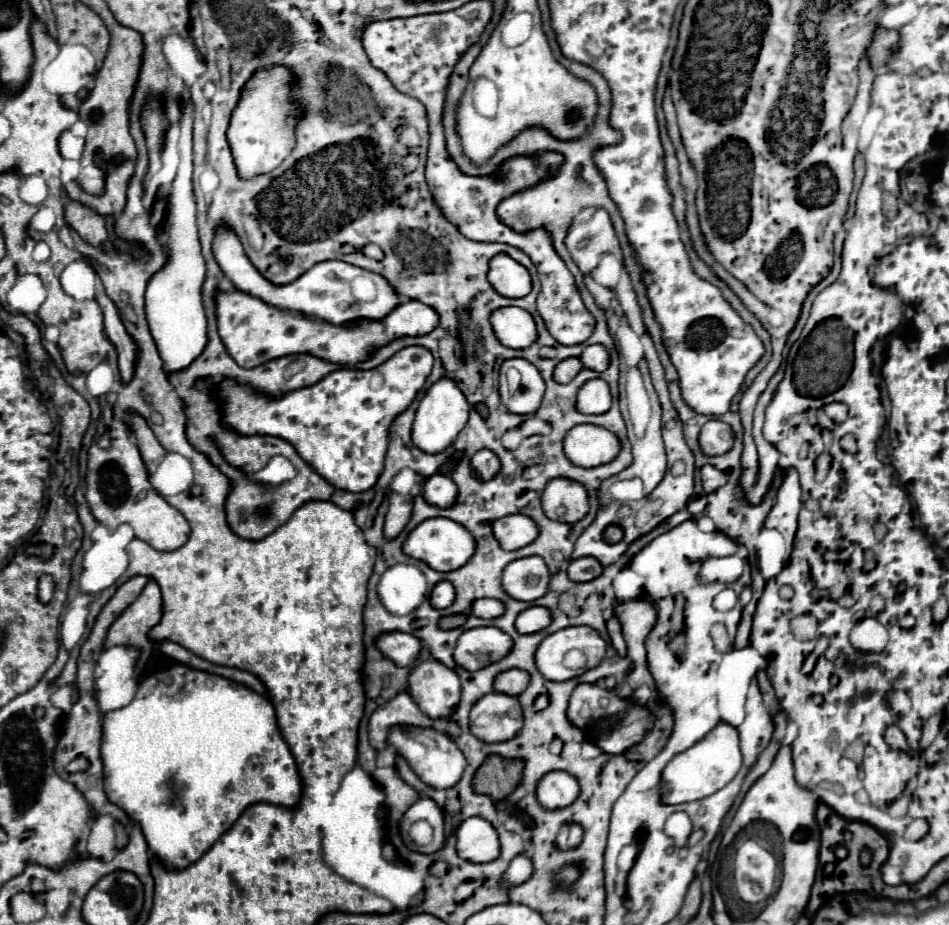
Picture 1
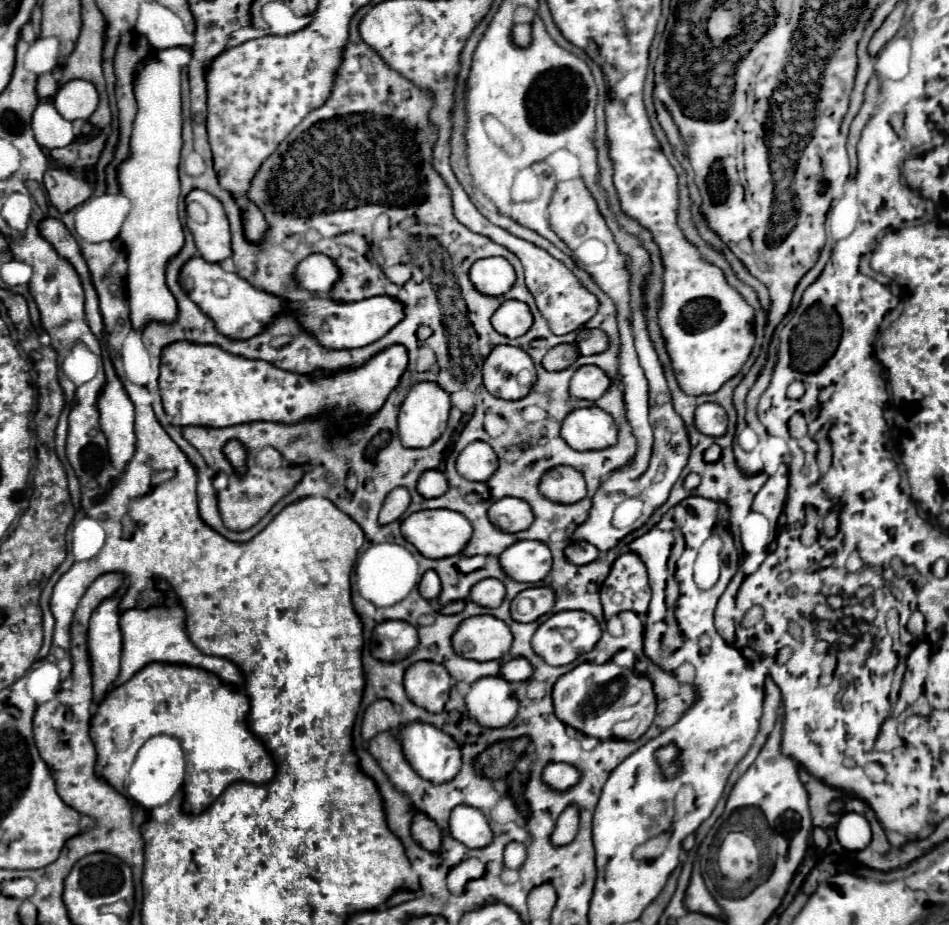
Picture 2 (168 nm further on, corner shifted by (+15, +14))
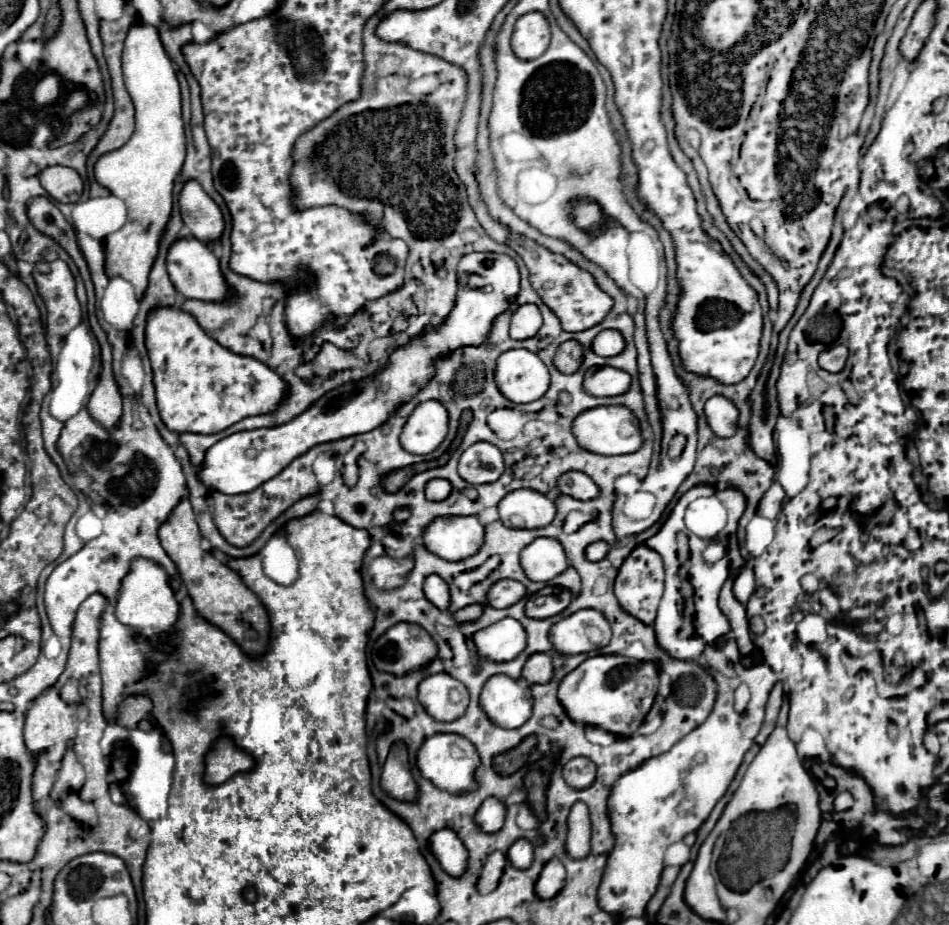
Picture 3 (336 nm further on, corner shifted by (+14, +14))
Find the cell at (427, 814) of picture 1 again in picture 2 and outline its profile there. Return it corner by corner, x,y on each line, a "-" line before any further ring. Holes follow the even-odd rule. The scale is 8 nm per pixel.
414,813
412,821
412,837
420,843
422,849
430,853
438,853
442,847
442,833
434,821
424,817
424,813

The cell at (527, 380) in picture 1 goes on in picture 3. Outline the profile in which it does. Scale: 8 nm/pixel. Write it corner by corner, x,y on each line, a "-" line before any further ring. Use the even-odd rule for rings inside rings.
509,349
497,359
495,383
509,401
531,403
549,389
549,371
535,353

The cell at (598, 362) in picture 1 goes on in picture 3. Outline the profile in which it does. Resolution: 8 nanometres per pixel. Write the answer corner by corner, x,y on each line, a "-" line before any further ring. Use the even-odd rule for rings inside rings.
601,331
591,343
591,349
601,357
613,357
621,353
623,347
625,347
625,341
619,331

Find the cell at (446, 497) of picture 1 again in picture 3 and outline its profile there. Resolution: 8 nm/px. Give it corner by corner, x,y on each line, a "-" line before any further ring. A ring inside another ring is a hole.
431,479
425,485
425,495
429,501
443,501
451,493
451,483
447,479

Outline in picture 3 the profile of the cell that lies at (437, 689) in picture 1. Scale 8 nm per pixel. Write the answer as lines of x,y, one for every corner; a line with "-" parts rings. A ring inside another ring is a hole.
435,673
425,677
417,691
417,701
437,721
455,721
469,705
469,693
465,685
449,673

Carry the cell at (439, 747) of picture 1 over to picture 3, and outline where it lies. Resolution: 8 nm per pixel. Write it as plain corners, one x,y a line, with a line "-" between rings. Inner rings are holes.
437,733
427,737
417,751
417,767
425,779
429,779
435,787
449,793
465,793
475,789
475,769
479,765
479,755
471,741
461,735

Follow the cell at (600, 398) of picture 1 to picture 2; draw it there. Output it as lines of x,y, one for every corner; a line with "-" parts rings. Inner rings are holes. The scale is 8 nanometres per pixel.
584,365
574,373
574,377
570,381
570,395
578,397
578,399
596,401
606,393
610,383
612,383
610,377
600,367

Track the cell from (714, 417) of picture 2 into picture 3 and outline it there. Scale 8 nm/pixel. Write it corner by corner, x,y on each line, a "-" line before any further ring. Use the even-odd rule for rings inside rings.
715,395
705,403
705,417
717,437
731,437
737,431
739,411
729,399
721,395

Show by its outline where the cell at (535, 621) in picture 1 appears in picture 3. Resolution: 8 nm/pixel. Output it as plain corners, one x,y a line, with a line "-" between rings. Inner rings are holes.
553,587
551,593
539,591
527,599
525,613
527,617
533,617
533,619
547,619
561,613
571,603
571,599
573,599
571,591
563,587

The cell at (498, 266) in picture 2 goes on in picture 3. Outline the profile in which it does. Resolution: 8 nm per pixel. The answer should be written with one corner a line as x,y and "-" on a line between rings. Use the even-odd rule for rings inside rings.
469,253
461,259
457,273
459,273
457,303
451,315
445,319
445,323
441,323
437,329
429,329
423,337
413,339
409,347
393,351
389,357
389,365
375,377
369,377
363,381
351,381
351,383
341,385
335,391
329,391
293,421
279,427
271,427
271,429
253,429
253,431
233,433
217,441
205,453
203,469
199,471
199,477
203,479
203,483
229,495
249,493
261,483
281,473
295,457
303,455
313,445
373,431
377,425
387,421
387,417
401,403
409,401
433,377
435,357
447,355
453,349
463,347
463,345
483,343
491,327
491,321
501,311
505,311
519,293
517,263
511,257
501,255
501,253
-
471,275
481,275
485,283
493,287
493,291
483,293
479,287
469,287

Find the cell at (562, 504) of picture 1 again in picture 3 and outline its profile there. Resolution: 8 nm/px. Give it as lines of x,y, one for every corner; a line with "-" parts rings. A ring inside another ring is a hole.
567,471
559,477
557,481
557,487
563,495
569,495
573,499
579,499
579,501
587,501
587,499
593,499
597,497
599,489
597,485
593,483
593,479
581,471

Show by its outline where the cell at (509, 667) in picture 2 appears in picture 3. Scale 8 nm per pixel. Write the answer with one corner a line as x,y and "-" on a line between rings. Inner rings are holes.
535,653
531,655
521,671
521,677
525,681
533,683
547,683
553,677
553,667
551,667
551,657
547,653

